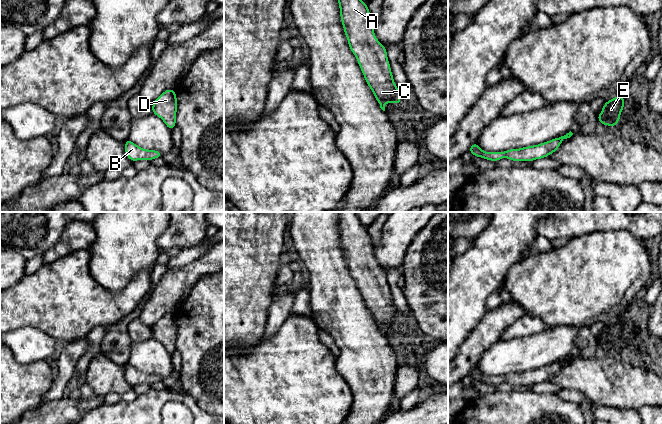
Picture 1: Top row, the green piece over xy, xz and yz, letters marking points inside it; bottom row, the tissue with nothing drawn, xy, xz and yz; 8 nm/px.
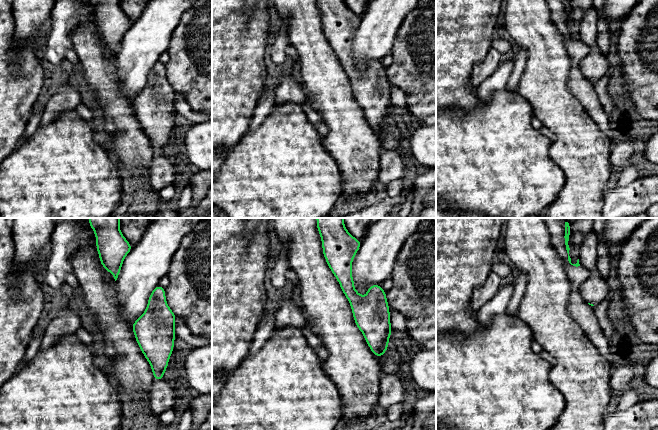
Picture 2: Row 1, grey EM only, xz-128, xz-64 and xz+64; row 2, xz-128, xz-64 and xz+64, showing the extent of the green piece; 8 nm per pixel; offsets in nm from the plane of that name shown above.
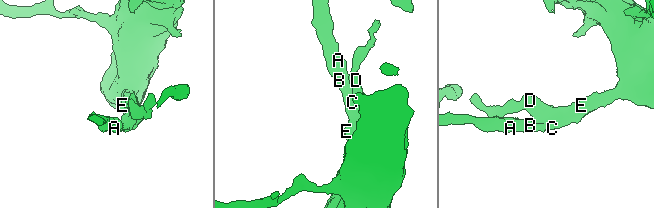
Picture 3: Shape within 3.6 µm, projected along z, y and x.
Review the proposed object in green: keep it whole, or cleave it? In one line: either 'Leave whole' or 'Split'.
Leave whole

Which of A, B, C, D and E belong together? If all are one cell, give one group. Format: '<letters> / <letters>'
A B C D E

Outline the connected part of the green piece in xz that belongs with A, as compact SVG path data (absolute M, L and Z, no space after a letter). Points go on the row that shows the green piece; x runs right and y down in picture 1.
M338 0L338 4L341 22L349 48L357 58L358 65L362 70L366 83L372 90L380 108L385 111L385 104L388 102L400 105L401 95L394 82L387 57L387 49L375 36L373 21L367 4L362 0Z

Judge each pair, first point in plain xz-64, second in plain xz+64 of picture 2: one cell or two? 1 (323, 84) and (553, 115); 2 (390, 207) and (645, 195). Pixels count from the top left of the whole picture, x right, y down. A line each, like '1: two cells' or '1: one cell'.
1: one cell
2: one cell

